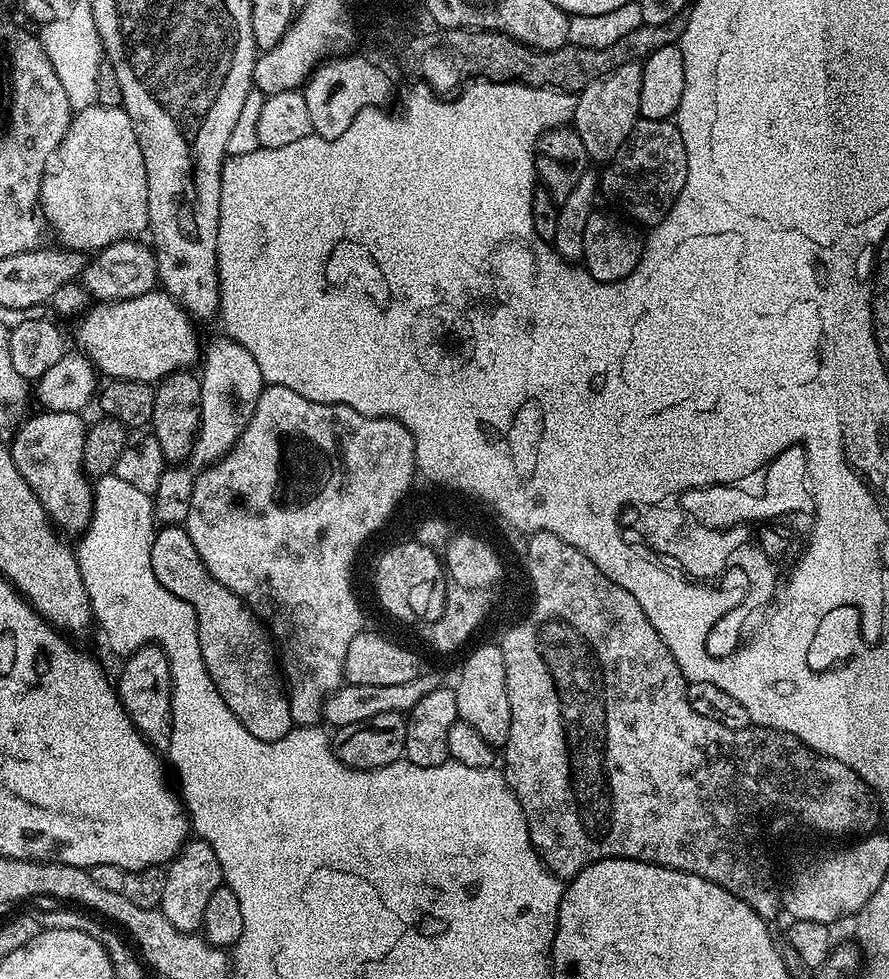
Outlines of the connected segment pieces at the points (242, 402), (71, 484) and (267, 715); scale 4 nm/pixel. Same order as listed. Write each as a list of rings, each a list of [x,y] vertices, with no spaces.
[[[220,334],[217,340],[207,341],[202,352],[204,372],[199,373],[202,386],[202,406],[200,407],[200,434],[192,448],[191,459],[197,460],[200,466],[214,464],[221,460],[238,442],[242,430],[250,422],[254,414],[254,406],[258,406],[258,398],[266,387],[262,378],[262,370],[258,370],[258,362],[238,342]]]
[[[41,411],[39,415],[32,417],[29,415],[19,425],[21,438],[24,440],[68,440],[68,457],[65,458],[63,464],[56,456],[32,456],[28,461],[23,461],[24,477],[36,492],[36,497],[48,509],[53,525],[61,533],[82,534],[88,529],[88,523],[92,517],[92,493],[94,491],[93,485],[90,483],[89,477],[85,476],[82,467],[86,435],[85,421],[80,421],[81,417],[75,412]]]
[[[169,524],[161,527],[156,533],[154,542],[150,546],[150,566],[154,570],[154,578],[170,590],[170,594],[180,596],[190,606],[194,606],[194,614],[198,622],[198,646],[202,646],[202,662],[218,690],[222,694],[222,702],[262,742],[274,742],[281,740],[287,732],[291,732],[294,725],[290,718],[290,706],[288,705],[288,693],[285,681],[278,671],[278,656],[274,651],[274,641],[259,616],[244,603],[234,590],[222,586],[210,570],[198,558],[198,550],[194,550],[194,542],[190,542],[190,534],[187,527],[179,524]]]

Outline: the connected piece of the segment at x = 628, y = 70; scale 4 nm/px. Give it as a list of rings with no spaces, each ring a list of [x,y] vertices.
[[[639,63],[623,64],[618,66],[618,70],[610,70],[610,74],[602,74],[602,78],[590,82],[590,86],[576,96],[576,109],[570,124],[578,138],[582,138],[589,161],[611,161],[622,142],[626,142],[632,127],[641,119],[639,98],[642,93],[642,72]]]

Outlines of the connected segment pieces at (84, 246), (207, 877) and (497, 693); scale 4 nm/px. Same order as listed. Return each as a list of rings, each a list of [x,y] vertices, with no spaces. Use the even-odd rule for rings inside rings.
[[[97,102],[79,109],[54,154],[46,158],[46,170],[40,187],[40,211],[47,227],[56,231],[61,245],[74,252],[91,253],[119,240],[130,240],[148,232],[148,183],[146,166],[138,138],[123,107],[111,108]]]
[[[192,838],[185,843],[172,863],[167,865],[164,877],[166,878],[166,887],[162,890],[162,902],[158,911],[174,926],[174,930],[183,932],[201,931],[206,906],[210,902],[210,894],[218,890],[224,884],[224,875],[222,866],[218,866],[218,858],[214,850],[205,840]]]
[[[499,643],[484,644],[476,648],[464,660],[460,668],[460,681],[454,684],[458,698],[458,717],[474,726],[493,748],[503,749],[510,738],[510,698],[506,694],[506,662],[502,658]]]

